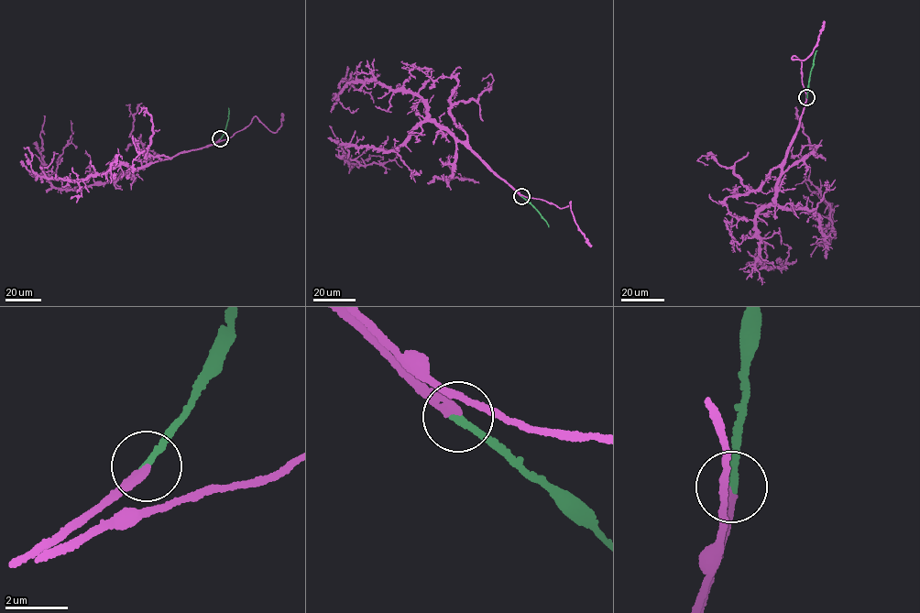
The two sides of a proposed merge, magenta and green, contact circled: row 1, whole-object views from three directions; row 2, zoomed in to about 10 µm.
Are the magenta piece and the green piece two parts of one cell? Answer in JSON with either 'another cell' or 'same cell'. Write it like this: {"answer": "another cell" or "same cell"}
{"answer": "same cell"}

